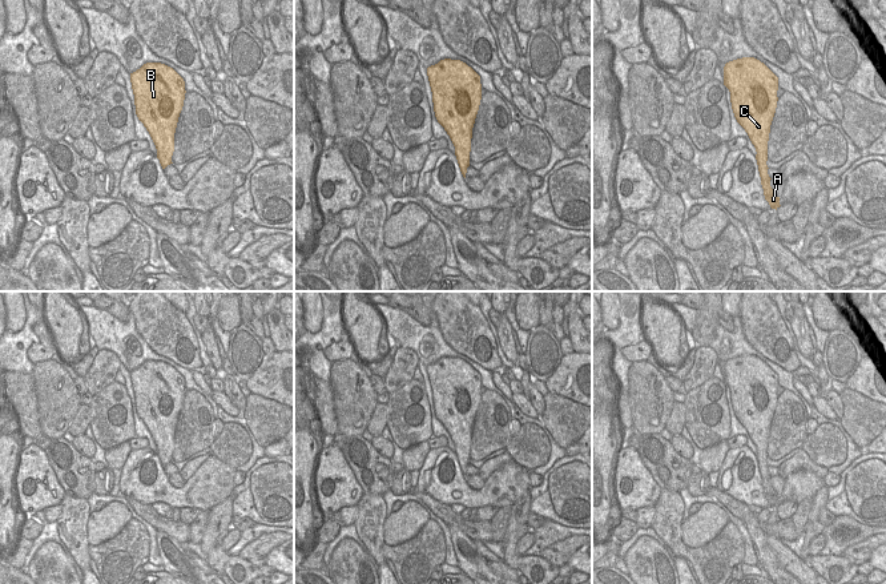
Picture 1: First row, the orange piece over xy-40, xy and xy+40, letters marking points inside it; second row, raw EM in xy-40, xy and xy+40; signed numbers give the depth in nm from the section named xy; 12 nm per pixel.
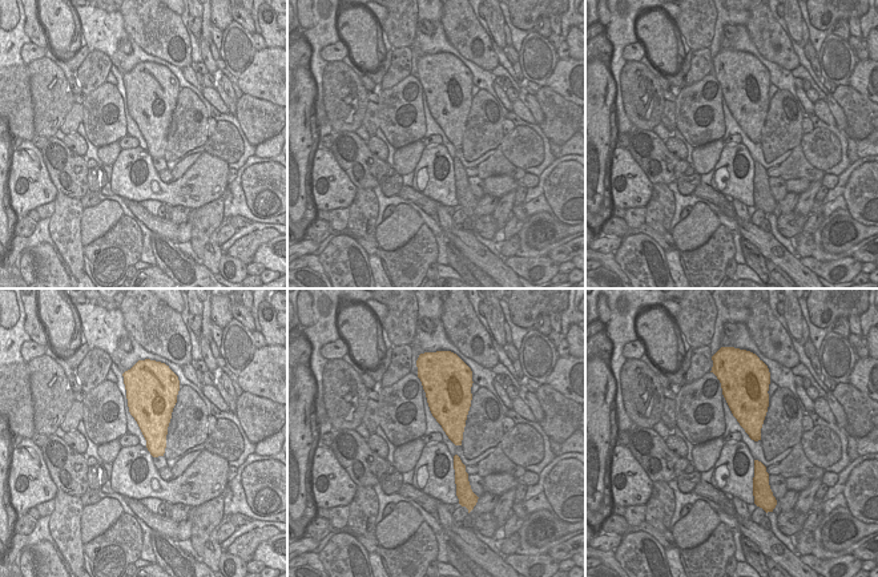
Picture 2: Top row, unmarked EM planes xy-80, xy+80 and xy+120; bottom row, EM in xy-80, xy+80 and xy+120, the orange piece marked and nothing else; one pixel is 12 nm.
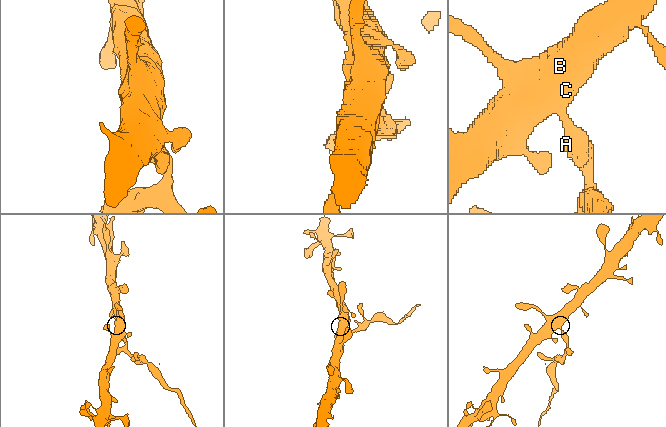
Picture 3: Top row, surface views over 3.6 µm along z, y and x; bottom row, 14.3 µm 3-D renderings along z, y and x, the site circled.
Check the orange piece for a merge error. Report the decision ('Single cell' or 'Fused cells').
Fused cells

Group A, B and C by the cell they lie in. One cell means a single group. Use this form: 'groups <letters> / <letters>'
groups A / B C

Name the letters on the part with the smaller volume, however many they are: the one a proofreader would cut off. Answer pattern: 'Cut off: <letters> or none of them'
Cut off: A

